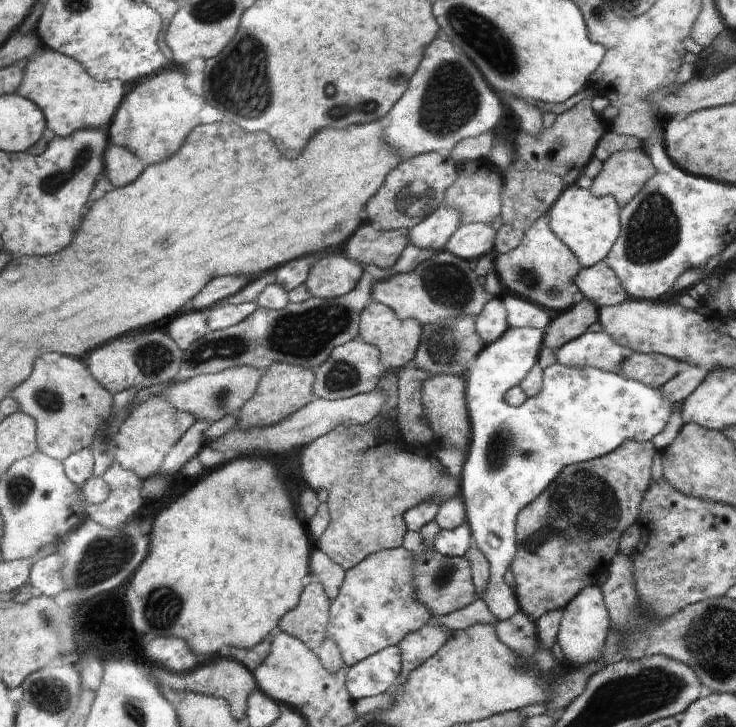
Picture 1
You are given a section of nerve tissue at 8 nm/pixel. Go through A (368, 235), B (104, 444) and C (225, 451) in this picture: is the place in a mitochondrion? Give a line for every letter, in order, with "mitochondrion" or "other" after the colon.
A: other
B: mitochondrion
C: other

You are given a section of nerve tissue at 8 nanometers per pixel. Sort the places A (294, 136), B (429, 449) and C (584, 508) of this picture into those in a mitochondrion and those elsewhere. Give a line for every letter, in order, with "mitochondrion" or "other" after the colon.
A: other
B: other
C: mitochondrion

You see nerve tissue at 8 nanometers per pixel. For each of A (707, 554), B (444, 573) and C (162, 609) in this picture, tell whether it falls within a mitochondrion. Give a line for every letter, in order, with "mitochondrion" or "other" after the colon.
A: other
B: mitochondrion
C: mitochondrion

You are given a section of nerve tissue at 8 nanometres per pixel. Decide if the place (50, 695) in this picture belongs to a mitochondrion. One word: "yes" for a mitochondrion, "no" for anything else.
yes

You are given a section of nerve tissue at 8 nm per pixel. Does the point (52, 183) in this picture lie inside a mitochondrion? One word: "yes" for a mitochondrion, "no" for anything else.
yes

